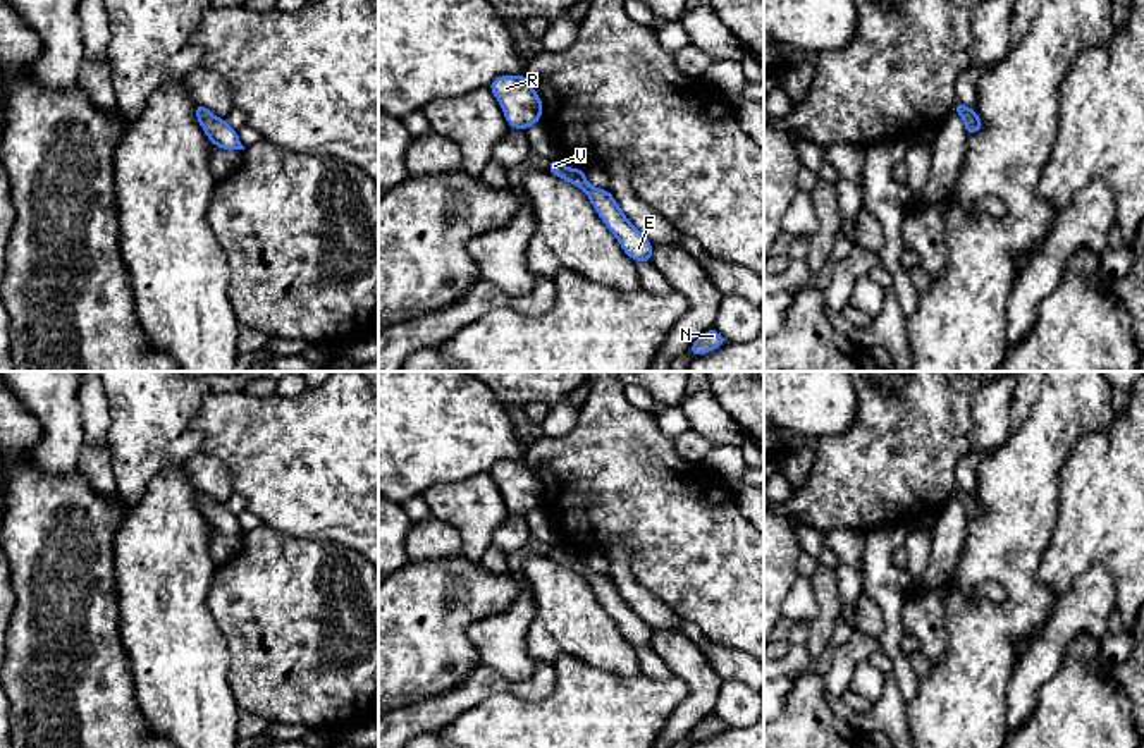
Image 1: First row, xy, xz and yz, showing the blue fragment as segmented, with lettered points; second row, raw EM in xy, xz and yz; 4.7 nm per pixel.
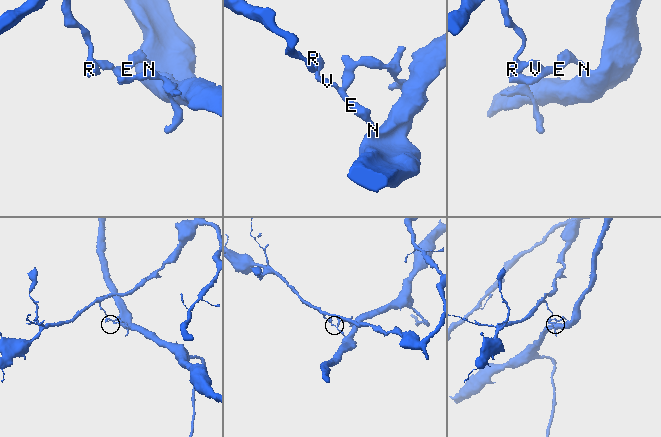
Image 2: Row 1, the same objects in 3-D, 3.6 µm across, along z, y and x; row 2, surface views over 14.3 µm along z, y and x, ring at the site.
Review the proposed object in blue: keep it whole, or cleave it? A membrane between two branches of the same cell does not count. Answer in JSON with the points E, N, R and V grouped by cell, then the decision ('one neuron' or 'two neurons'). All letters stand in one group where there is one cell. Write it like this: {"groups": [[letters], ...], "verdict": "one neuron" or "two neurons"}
{"groups": [["E", "N"], ["R", "V"]], "verdict": "two neurons"}

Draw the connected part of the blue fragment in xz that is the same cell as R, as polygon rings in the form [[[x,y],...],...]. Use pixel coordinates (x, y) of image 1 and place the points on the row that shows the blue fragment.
[[[523,72],[499,76],[489,89],[497,98],[509,127],[526,131],[542,120],[542,98]]]

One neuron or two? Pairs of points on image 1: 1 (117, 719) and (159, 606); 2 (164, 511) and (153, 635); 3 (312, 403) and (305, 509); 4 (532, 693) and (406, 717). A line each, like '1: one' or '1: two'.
1: two
2: one
3: one
4: one

